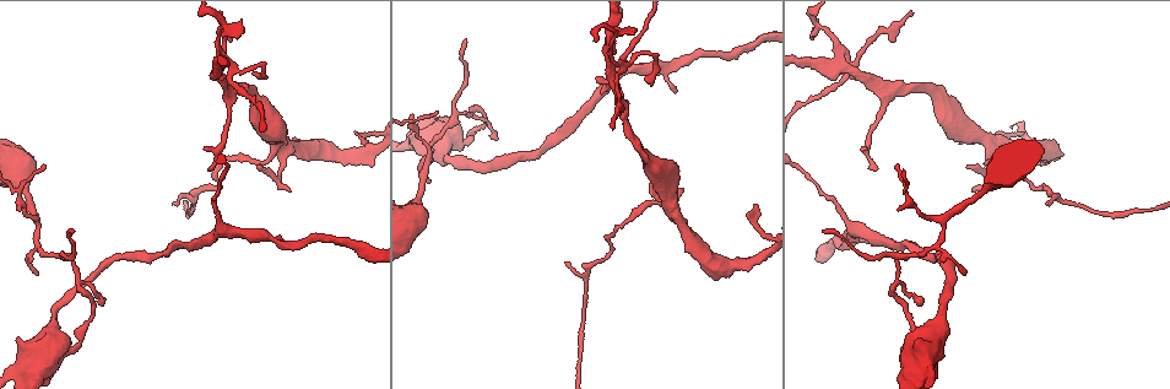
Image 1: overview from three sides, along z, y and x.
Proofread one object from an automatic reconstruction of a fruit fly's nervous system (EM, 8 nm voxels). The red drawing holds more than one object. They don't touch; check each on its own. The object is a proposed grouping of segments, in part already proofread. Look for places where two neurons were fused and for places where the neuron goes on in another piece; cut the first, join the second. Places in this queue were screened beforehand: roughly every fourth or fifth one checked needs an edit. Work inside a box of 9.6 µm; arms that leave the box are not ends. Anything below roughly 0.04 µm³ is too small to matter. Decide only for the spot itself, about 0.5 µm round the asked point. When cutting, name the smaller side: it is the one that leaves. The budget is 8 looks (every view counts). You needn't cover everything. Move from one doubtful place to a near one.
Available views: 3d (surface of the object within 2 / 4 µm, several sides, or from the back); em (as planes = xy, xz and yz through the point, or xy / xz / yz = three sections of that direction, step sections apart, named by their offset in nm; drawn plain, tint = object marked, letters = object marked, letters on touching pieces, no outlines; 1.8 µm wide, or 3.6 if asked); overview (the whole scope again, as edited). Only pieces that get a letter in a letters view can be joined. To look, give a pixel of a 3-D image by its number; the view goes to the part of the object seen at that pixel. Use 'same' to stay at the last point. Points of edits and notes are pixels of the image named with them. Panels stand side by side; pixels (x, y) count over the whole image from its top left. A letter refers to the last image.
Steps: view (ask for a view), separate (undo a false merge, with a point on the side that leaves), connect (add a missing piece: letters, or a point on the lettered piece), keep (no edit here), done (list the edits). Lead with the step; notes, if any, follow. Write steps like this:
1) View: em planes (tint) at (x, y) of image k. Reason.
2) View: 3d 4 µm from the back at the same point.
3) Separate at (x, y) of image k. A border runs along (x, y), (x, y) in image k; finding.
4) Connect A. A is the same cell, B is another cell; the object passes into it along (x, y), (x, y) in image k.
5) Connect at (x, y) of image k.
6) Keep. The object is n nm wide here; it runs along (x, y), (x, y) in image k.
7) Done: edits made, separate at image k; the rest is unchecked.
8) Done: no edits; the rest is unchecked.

View: 3d 4 µm at (53, 346) of image 1. Four arms meet.

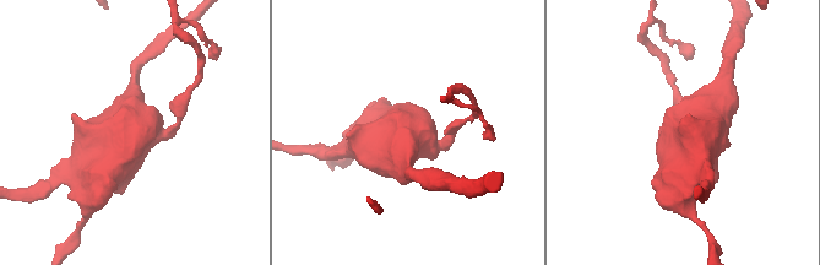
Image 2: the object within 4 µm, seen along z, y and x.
View: em 3.6 µm planes (tint) at (133, 127) of image 2. Now the EM.

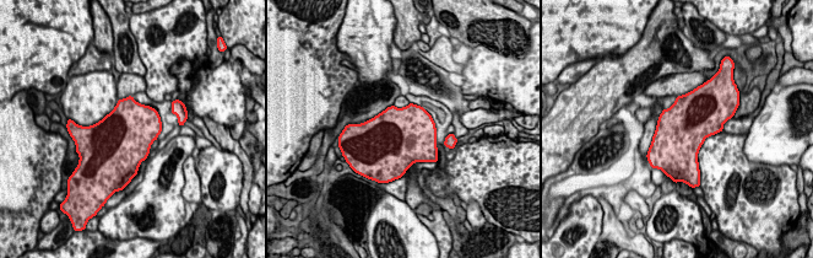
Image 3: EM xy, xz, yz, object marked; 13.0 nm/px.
View: em 3.6 µm planes (letters) at the same point.

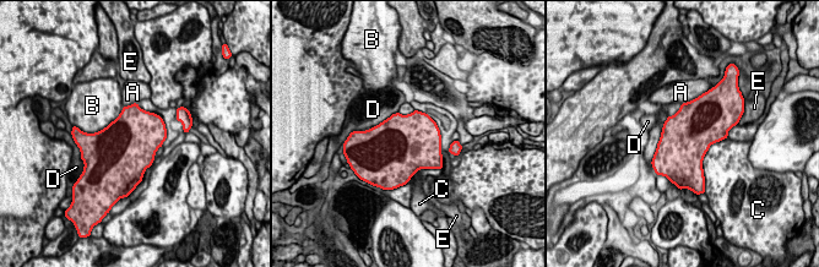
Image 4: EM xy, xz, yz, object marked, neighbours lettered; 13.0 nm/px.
Keep. A, B, C, D and E are other cells; a border runs along (124, 107), (113, 120), (92, 134) in image 4; continuous, no second neuron.

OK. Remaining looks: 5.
View: em planes (letters) at (876, 168) of image 1. Free end.

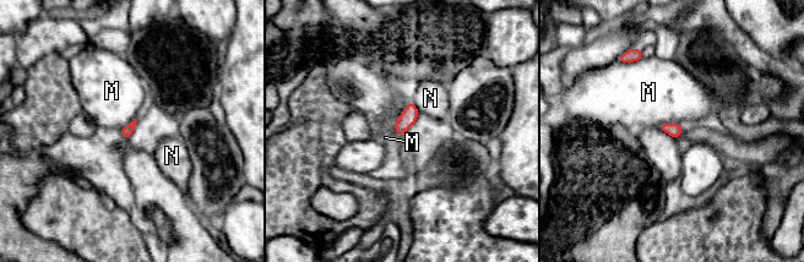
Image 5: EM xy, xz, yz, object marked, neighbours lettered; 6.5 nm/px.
Keep. M and N are other cells; none of them fits.

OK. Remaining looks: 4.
View: em planes (tint) at (849, 70) of image 1. Abrupt turn.

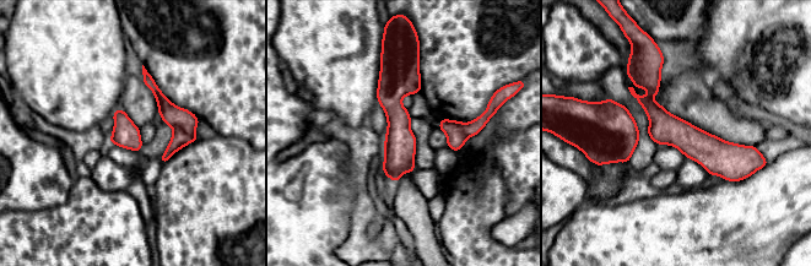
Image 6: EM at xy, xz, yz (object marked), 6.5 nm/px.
View: em planes (letters) at the same point. See the neighbours.

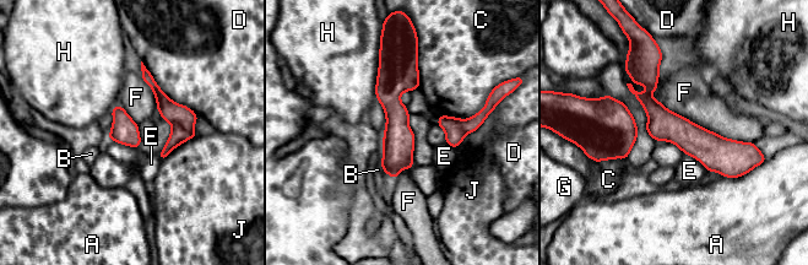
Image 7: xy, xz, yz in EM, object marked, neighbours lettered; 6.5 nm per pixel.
Separate at (179, 135) of image 7. The object is 180 nm wide here; A, B, C, D, E, F, G, H and J are other cells; a second neuron is stuck on.

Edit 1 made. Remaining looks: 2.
Done: edits made, separate at image 7; the rest is unchecked.

